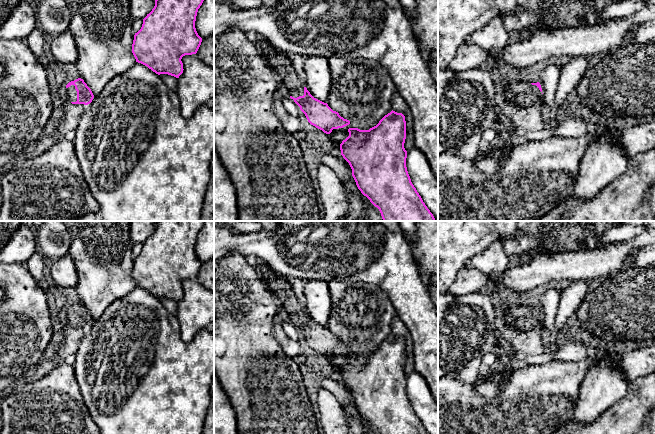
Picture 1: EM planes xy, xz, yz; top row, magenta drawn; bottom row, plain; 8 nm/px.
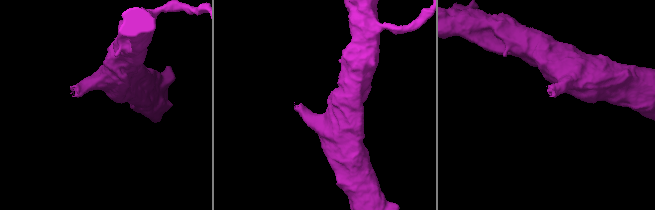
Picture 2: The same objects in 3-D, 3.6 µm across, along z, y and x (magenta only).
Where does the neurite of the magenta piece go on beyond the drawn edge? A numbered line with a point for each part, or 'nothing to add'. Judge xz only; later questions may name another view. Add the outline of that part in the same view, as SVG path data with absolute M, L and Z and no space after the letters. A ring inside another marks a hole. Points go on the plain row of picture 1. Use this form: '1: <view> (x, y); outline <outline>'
1: xz (280, 287); outline M265 266L259 269L262 272L264 282L274 295L278 303L285 309L289 320L297 322L304 319L305 309L295 296L290 280L281 275L271 272Z

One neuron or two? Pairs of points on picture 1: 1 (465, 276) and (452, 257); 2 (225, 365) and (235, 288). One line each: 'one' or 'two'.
1: two
2: one

